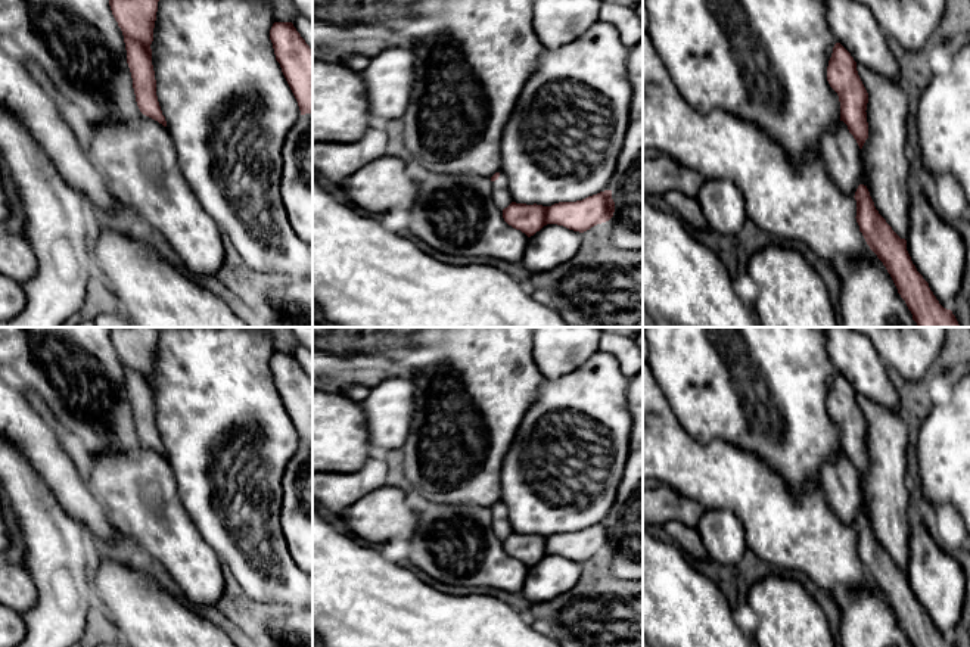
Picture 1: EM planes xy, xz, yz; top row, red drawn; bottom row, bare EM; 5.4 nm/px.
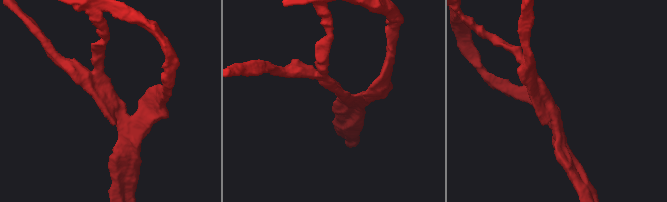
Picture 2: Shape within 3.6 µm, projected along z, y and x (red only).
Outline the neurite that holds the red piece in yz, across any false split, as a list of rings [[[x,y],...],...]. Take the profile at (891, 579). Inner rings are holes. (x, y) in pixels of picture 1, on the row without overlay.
[[[836,373],[827,411],[840,432],[840,455],[821,467],[820,482],[837,519],[856,531],[856,553],[870,579],[883,592],[913,647],[955,647],[943,638],[917,601],[901,569],[879,544],[867,516],[859,513],[859,480],[868,469],[868,423],[851,383]]]

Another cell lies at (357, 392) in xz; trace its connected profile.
[[[354,385],[346,388],[342,394],[352,401],[361,402],[369,396],[370,389],[363,385]]]

